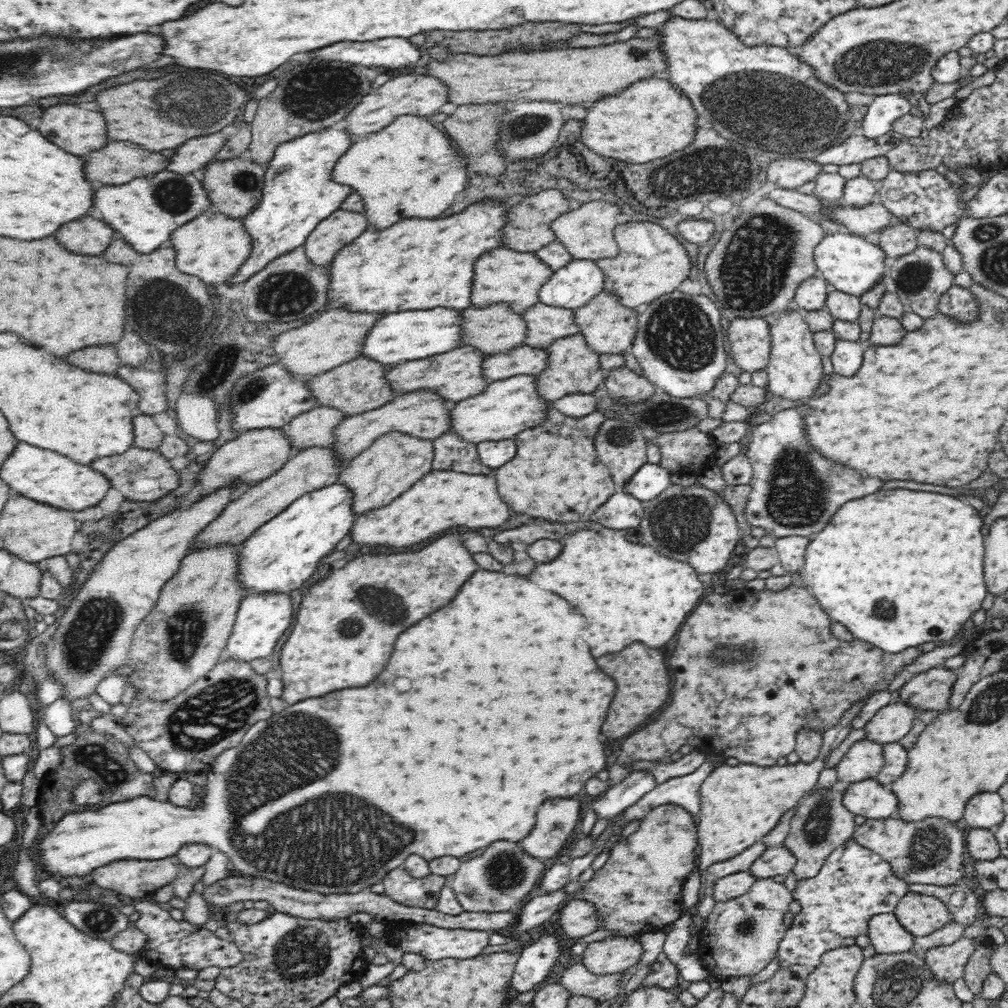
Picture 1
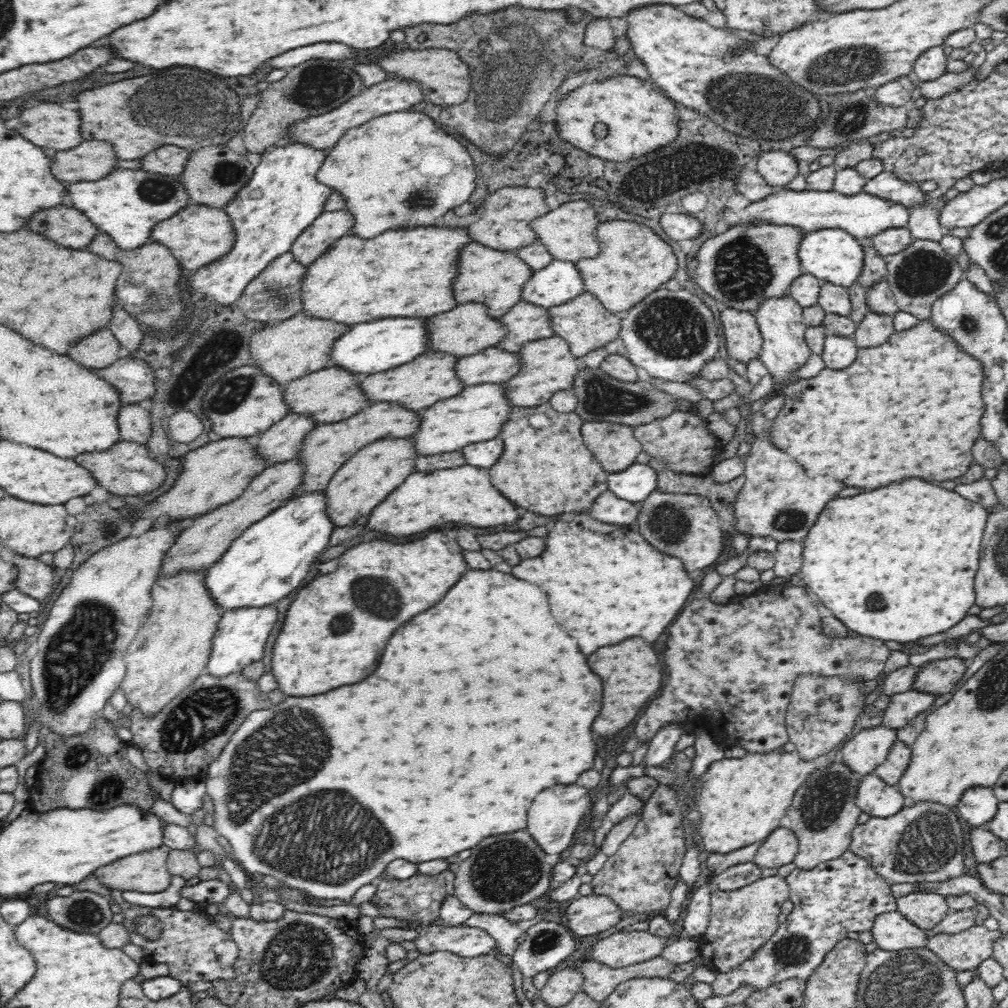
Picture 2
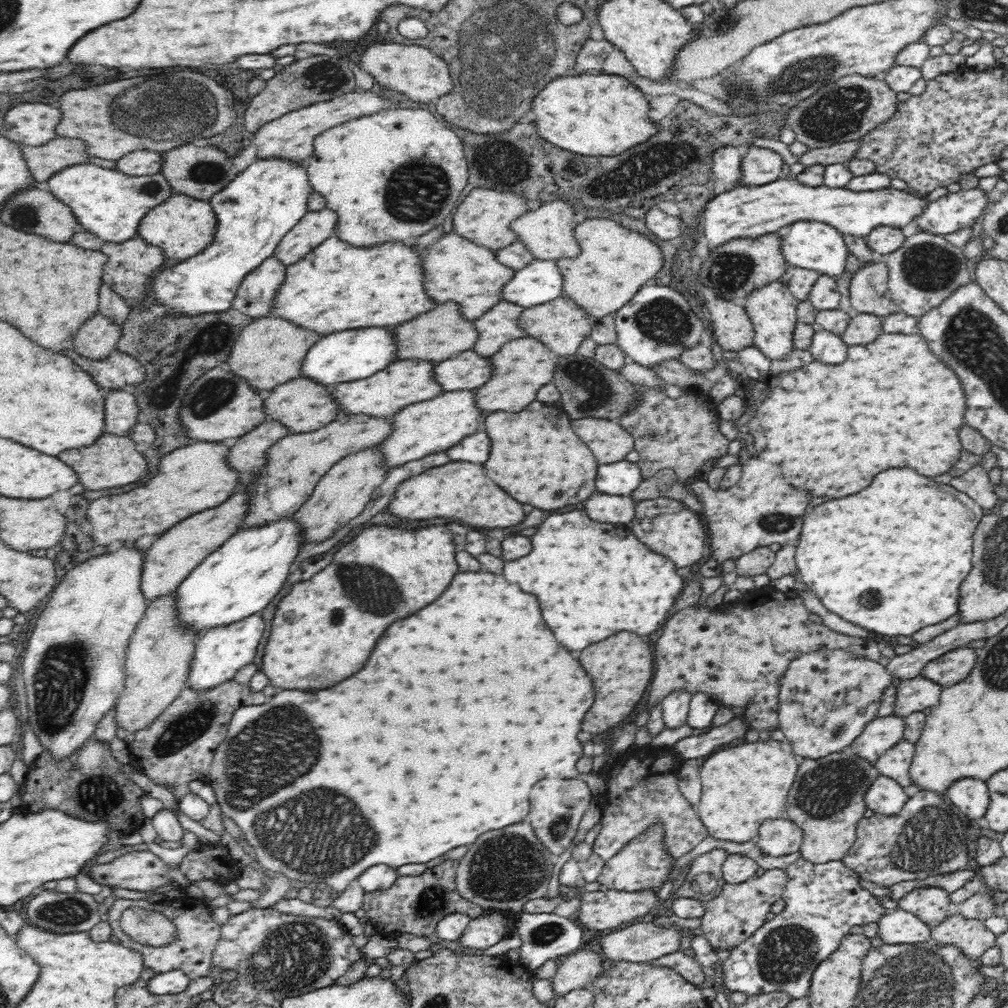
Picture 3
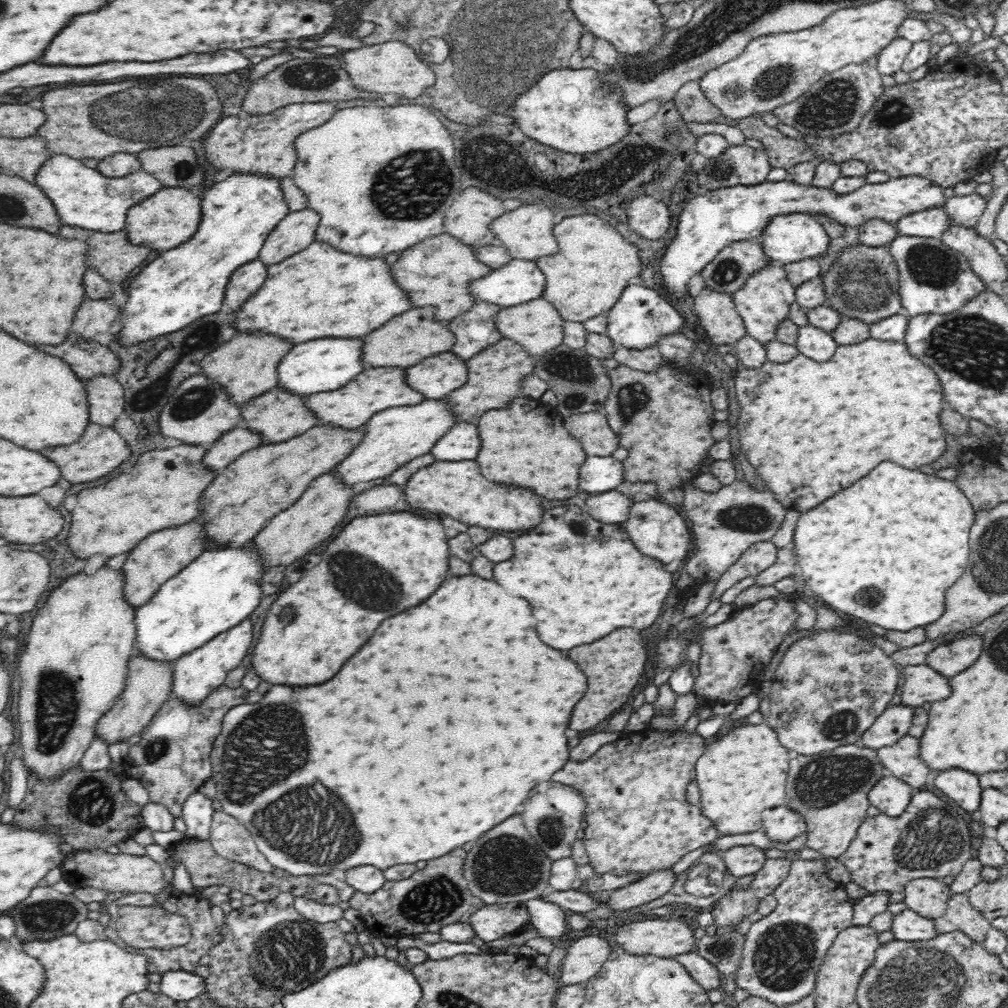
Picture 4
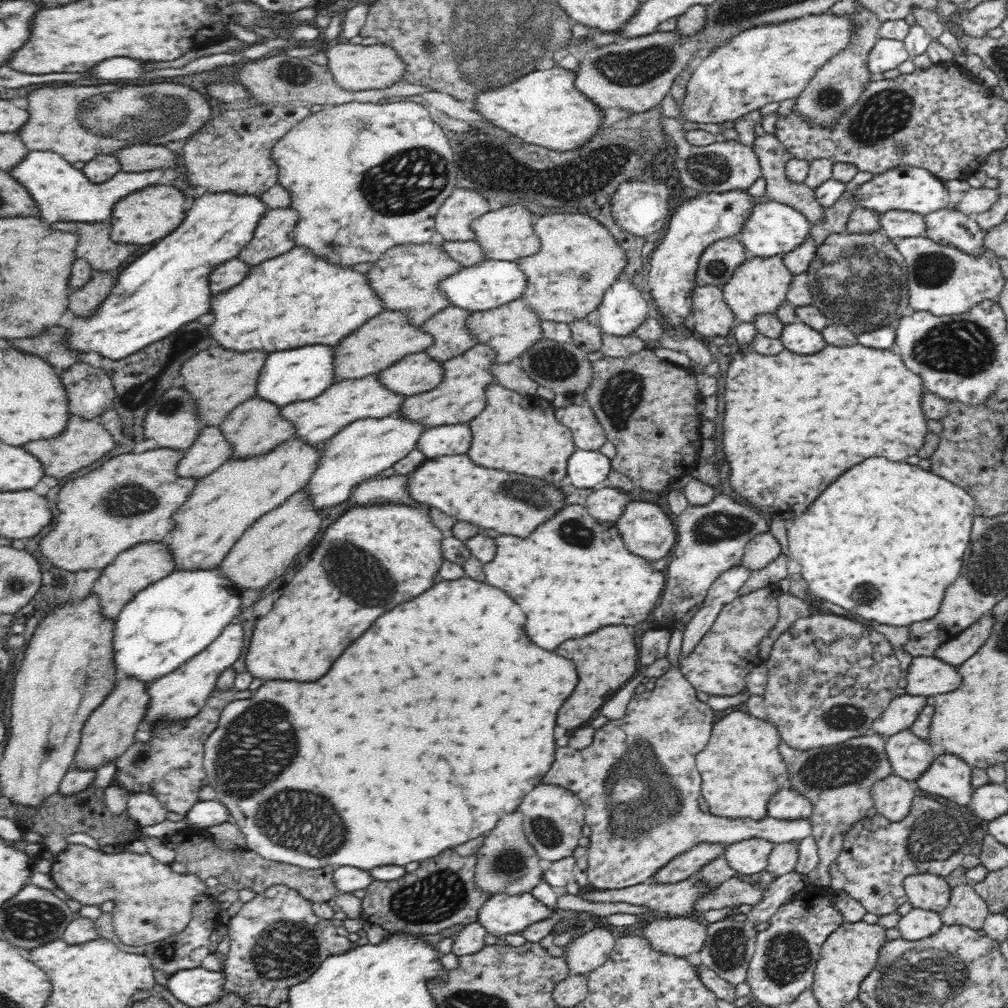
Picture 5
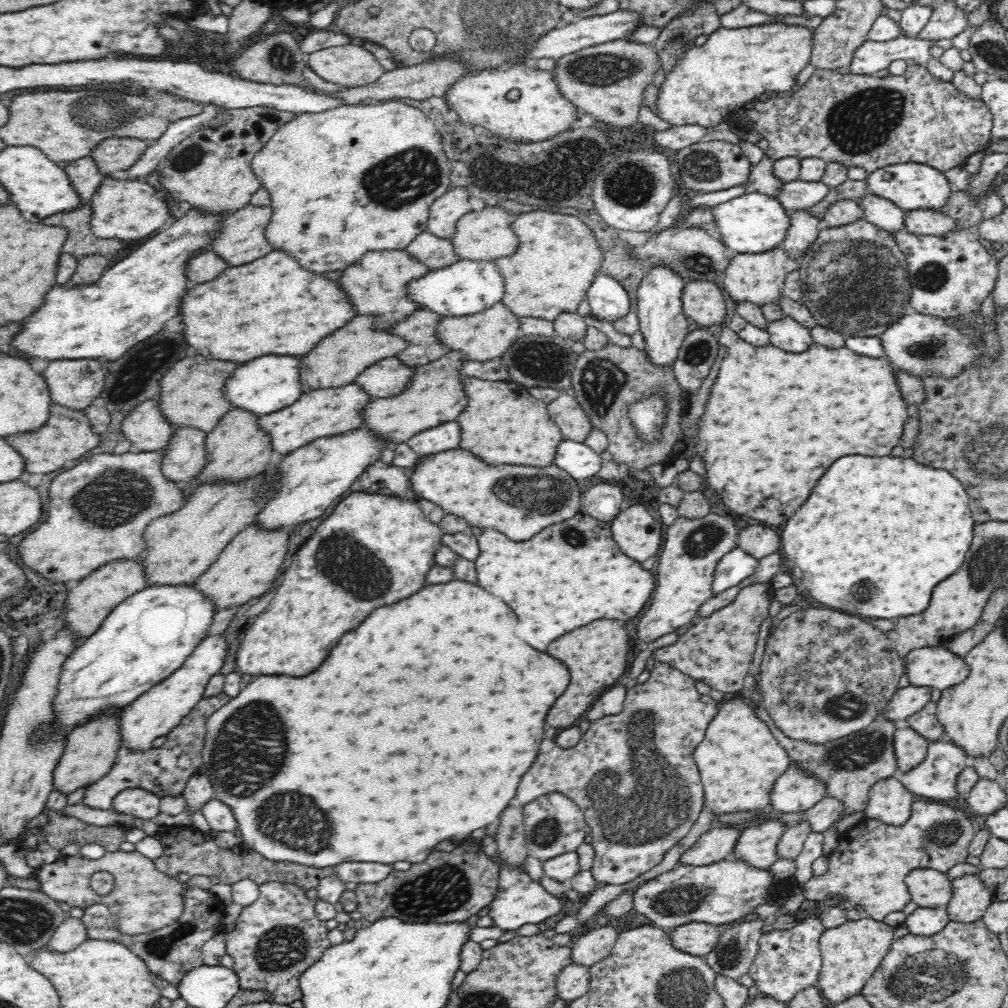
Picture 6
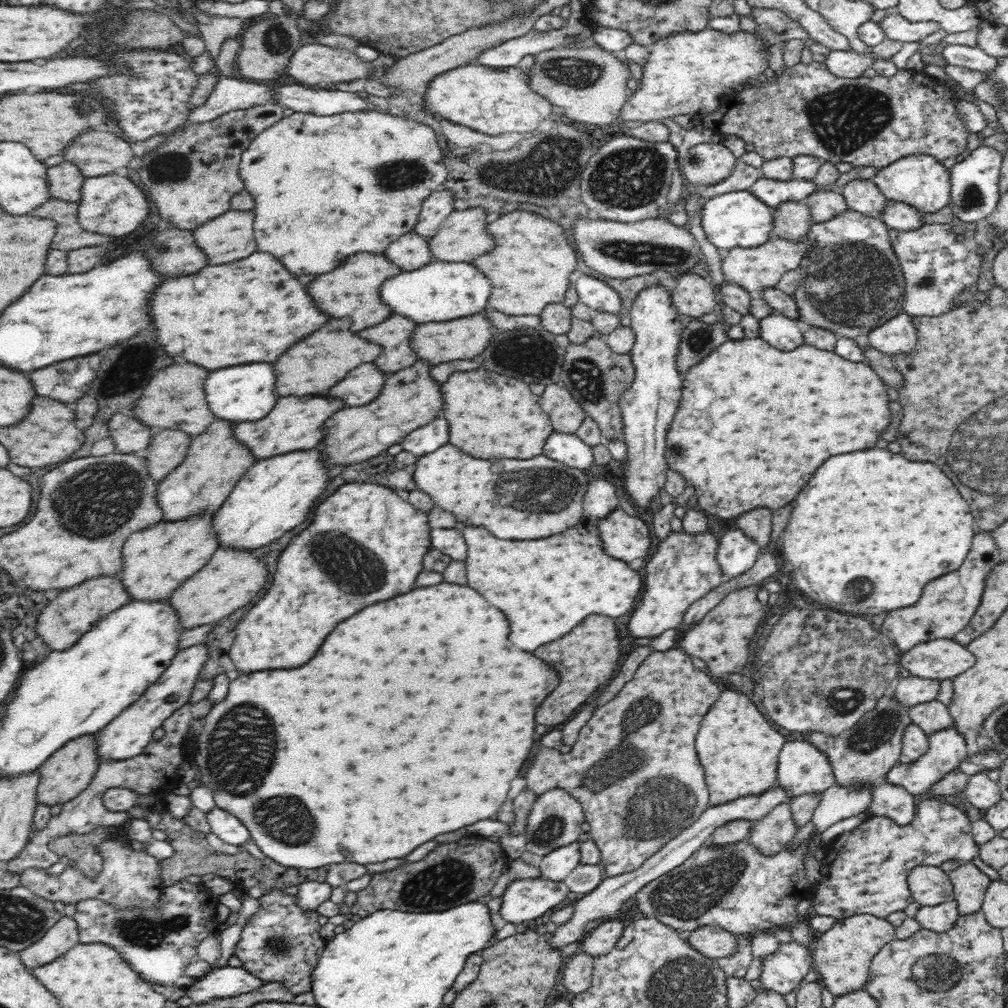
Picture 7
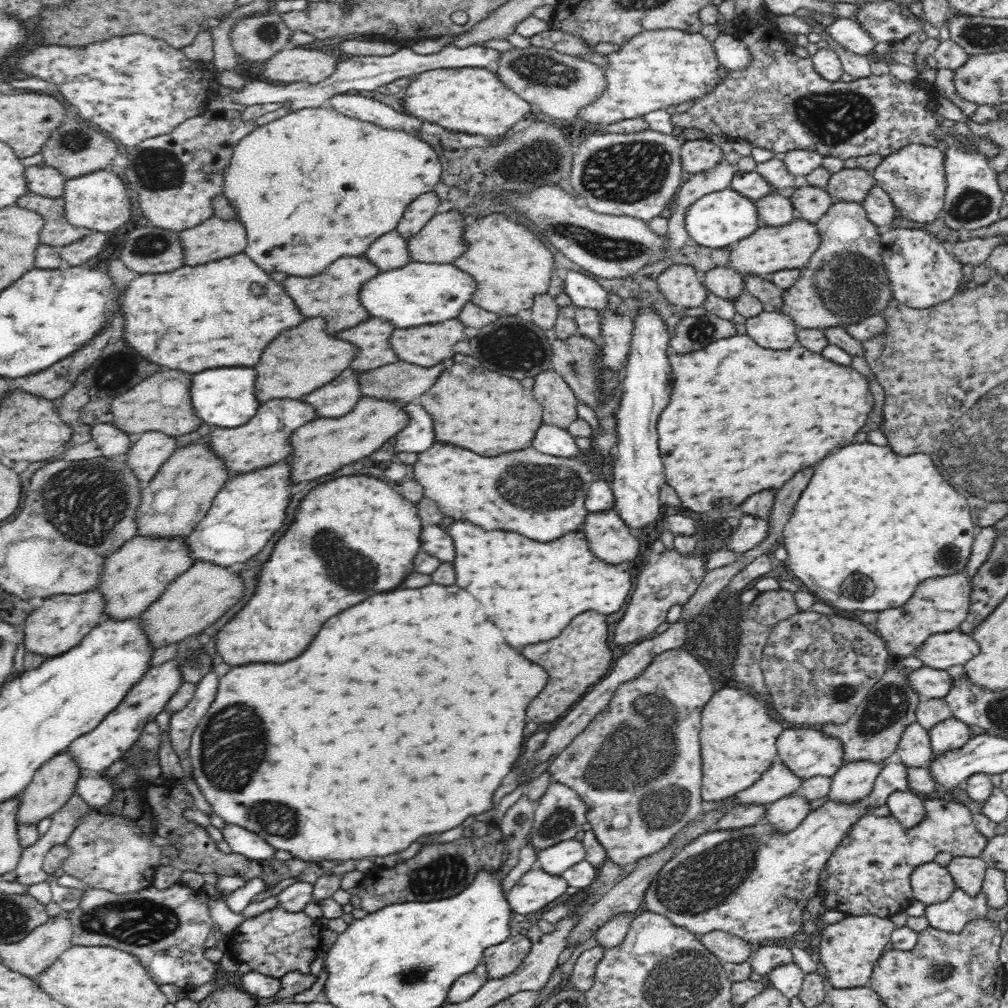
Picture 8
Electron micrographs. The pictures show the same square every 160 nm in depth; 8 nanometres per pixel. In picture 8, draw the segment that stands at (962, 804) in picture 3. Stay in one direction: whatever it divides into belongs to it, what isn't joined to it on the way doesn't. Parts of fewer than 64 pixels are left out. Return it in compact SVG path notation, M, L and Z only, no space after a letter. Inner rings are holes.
M955 717L934 725L929 731L932 761L948 751L962 748L971 738L970 727ZM891 759L883 766L873 784L871 793L859 803L846 805L827 801L822 807L808 813L805 819L787 833L772 832L772 825L754 825L738 830L703 833L676 852L662 868L646 889L643 902L648 912L664 916L675 925L686 928L694 934L706 934L712 931L724 931L750 944L766 942L785 942L793 939L795 933L802 931L806 924L802 913L806 902L815 898L822 888L818 874L825 873L828 858L834 848L844 840L850 826L858 822L866 812L866 806L884 806L892 792L910 791L908 785L908 766L902 761Z

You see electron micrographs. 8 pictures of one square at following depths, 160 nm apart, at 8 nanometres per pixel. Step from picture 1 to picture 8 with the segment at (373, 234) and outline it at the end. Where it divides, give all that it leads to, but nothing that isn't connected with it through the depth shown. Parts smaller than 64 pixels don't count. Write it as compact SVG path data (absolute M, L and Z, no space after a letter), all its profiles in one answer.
M245 252L206 264L184 265L164 274L141 275L126 285L122 298L126 342L150 362L190 374L222 366L254 366L276 336L306 320L286 294L283 283L270 276Z

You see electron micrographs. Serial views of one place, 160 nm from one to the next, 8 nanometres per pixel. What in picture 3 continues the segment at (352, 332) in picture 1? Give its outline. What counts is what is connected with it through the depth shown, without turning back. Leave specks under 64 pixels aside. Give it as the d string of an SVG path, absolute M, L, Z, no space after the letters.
M276 316L256 319L245 328L240 338L236 340L225 367L246 379L248 384L258 391L272 390L279 384L302 376L301 370L305 356L310 348L324 336Z

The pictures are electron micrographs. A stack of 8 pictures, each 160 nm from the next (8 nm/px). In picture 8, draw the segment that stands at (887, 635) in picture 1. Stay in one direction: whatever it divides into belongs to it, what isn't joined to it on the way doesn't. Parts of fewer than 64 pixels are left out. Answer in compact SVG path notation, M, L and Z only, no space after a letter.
M852 444L820 460L820 464L816 466L810 478L808 488L802 492L800 500L796 502L794 514L782 534L783 546L788 550L788 559L785 564L800 580L804 590L808 590L816 600L828 604L834 610L839 608L842 612L855 610L882 612L906 604L920 582L928 578L936 578L936 576L948 576L950 572L961 571L964 566L967 566L975 539L975 526L968 508L968 501L964 500L962 494L958 494L952 486L948 486L948 482L938 474L932 460L930 455L924 453L914 454L914 456L894 456L894 452L888 446L876 446L876 444Z

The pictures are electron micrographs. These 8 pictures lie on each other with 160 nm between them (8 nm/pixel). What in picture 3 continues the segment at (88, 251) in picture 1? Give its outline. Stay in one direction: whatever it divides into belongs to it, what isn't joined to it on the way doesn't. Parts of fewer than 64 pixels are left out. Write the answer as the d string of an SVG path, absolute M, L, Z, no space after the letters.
M44 186L42 188L46 192L34 188L34 190L26 190L26 192L14 196L12 200L8 200L8 204L2 212L2 222L18 228L22 232L40 234L40 236L46 236L56 242L71 242L72 237L82 229L74 217L73 210L67 204L62 204L62 201L49 193Z

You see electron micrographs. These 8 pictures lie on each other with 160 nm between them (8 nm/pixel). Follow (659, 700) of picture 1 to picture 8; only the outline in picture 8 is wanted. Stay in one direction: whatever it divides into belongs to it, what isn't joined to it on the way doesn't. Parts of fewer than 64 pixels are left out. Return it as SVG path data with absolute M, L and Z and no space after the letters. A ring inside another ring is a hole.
M584 612L582 616L576 616L570 622L570 626L566 628L566 632L562 632L562 636L522 650L522 654L528 660L542 664L550 674L550 682L546 684L546 688L538 694L538 698L530 702L530 708L528 708L530 720L538 724L558 720L560 716L564 716L571 710L576 700L581 700L590 688L609 674L608 670L613 666L614 656L606 638L608 638L606 616L598 612ZM538 656L544 656L544 658L538 660Z

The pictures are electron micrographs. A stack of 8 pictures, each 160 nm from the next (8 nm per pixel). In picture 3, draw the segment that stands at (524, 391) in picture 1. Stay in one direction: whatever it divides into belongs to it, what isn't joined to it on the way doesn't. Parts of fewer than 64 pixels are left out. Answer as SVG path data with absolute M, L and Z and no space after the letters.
M474 390L444 391L436 398L409 404L392 417L394 432L380 444L385 463L393 469L411 460L447 451L468 436L482 431L480 426L485 424L486 417L486 410L477 407Z

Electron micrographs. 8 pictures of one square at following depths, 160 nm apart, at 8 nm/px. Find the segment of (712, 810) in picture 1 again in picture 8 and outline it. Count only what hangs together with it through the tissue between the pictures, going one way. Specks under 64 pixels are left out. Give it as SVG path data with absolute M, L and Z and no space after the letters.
M725 687L715 692L701 714L700 744L702 744L702 783L701 797L706 802L722 802L737 792L750 788L750 785L762 780L768 768L772 768L777 755L777 740L784 730L783 725L768 715L768 710L742 689Z

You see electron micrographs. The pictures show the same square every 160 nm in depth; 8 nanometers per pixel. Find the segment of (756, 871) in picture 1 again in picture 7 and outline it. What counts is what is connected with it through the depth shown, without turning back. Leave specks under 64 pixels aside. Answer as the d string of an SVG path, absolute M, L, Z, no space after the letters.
M802 740L785 742L779 754L777 784L788 793L788 804L800 795L823 794L835 783L824 753Z

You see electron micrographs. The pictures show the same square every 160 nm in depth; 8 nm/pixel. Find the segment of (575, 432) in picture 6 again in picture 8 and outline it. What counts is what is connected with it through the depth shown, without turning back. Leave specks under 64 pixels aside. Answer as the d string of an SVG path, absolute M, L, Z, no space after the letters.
M553 369L538 373L535 376L533 397L542 405L543 423L568 429L578 419L579 399Z

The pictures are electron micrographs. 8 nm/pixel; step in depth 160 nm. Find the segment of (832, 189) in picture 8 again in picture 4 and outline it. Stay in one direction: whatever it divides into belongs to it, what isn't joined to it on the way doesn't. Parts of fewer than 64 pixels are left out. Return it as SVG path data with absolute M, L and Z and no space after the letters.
M944 205L920 211L913 215L902 217L898 226L898 233L905 236L923 238L942 238L952 228L952 218Z

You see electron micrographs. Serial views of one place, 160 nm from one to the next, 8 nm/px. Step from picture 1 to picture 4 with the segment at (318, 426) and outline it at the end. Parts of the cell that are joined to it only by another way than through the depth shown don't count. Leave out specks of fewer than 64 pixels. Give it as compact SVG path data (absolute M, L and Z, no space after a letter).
M238 426L226 436L222 436L205 454L205 465L214 471L221 471L232 464L239 456L253 448L265 444L263 437L246 426Z

